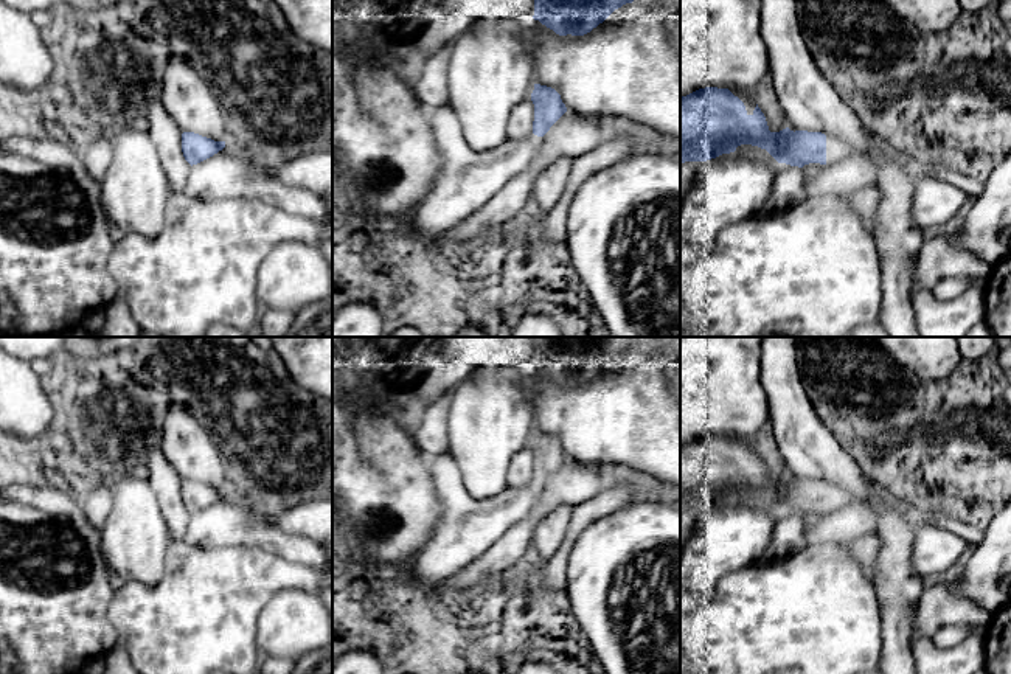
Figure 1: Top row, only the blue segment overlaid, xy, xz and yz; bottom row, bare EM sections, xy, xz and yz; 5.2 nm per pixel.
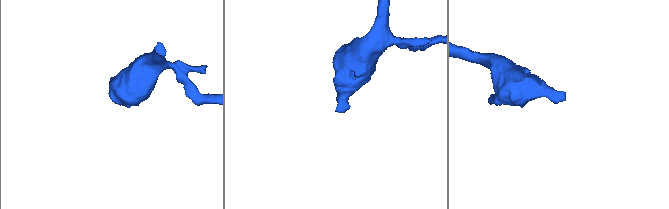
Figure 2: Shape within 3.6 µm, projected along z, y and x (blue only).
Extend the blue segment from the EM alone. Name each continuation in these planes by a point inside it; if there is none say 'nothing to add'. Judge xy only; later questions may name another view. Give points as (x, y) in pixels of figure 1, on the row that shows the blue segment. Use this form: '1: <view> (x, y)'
nothing to add

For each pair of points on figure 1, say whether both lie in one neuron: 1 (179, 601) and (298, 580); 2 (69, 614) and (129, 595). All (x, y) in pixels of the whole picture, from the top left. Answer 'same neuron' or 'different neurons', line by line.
1: same neuron
2: different neurons

